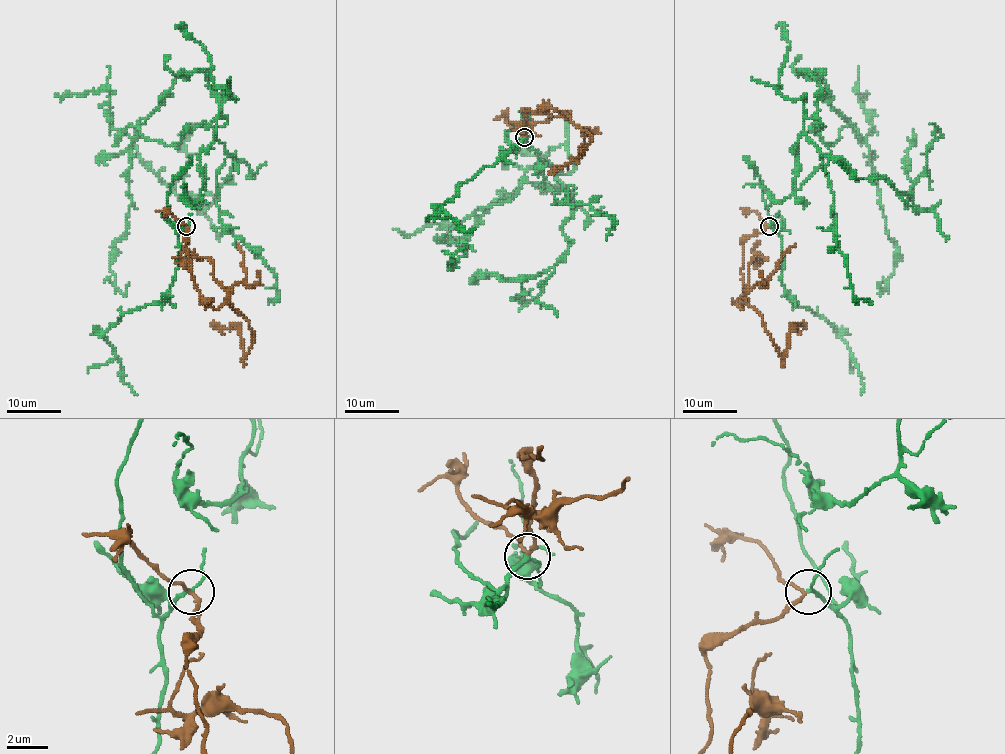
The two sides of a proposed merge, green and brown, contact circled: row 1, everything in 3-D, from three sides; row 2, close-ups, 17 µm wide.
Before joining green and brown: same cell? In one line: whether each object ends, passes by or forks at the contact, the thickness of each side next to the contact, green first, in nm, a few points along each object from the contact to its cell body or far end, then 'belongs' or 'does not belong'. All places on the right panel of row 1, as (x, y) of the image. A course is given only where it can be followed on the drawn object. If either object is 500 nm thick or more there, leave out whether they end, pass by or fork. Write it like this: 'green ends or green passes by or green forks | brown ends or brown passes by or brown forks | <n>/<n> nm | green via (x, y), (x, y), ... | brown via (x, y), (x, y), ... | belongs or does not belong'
green passes by | brown passes by | 150/150 nm | green via (770, 225), (757, 175), (778, 202), (794, 190), (819, 86), (808, 71), (868, 147), (896, 243), (878, 283) | brown via (768, 225), (742, 243), (744, 298), (738, 306), (746, 302), (756, 310), (782, 355), (792, 326), (807, 322) | belongs

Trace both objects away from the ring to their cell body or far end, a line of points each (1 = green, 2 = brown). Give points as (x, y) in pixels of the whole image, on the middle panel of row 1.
1: (525, 138), (515, 146), (504, 131), (525, 128), (559, 183), (530, 166), (448, 264), (466, 246)
2: (525, 136), (523, 110), (541, 112), (549, 106), (567, 114), (590, 135), (581, 156), (549, 175)

